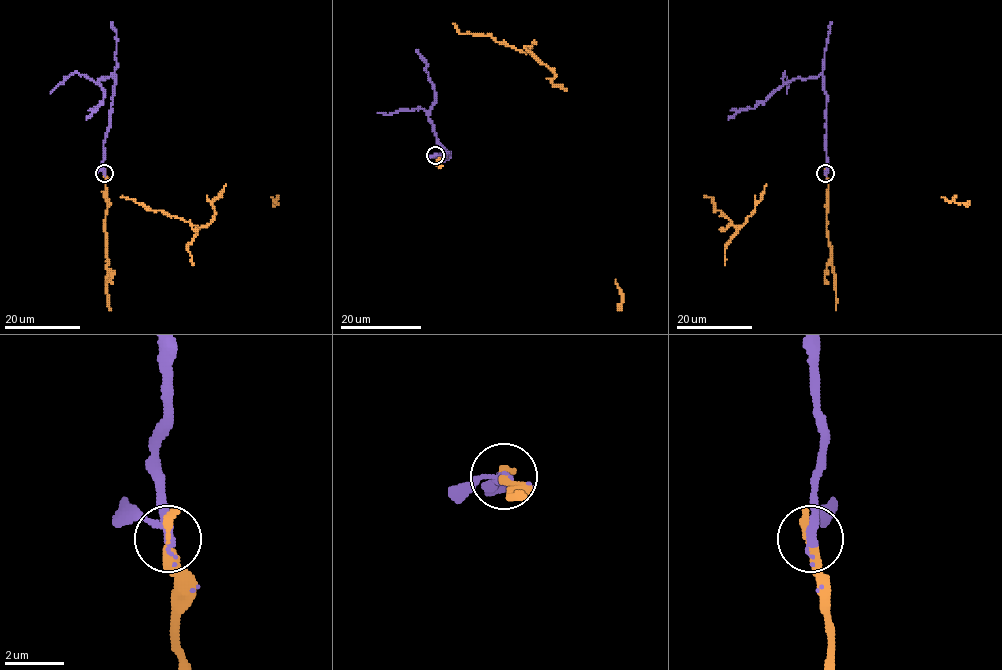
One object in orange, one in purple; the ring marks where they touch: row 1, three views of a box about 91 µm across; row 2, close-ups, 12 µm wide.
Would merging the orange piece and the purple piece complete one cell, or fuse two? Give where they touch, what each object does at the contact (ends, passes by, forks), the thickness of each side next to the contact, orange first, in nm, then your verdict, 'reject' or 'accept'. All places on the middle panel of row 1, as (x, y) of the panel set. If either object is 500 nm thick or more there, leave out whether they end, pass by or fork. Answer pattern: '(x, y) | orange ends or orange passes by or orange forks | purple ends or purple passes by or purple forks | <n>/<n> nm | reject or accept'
(435, 155) | orange ends | purple passes by | 380/240 nm | accept

